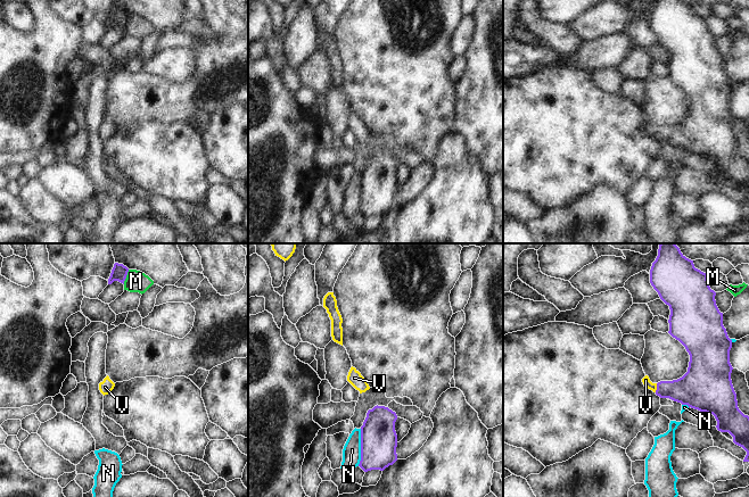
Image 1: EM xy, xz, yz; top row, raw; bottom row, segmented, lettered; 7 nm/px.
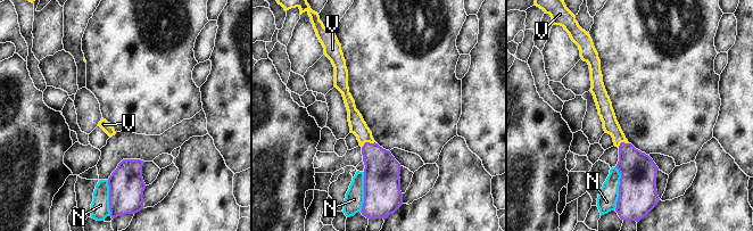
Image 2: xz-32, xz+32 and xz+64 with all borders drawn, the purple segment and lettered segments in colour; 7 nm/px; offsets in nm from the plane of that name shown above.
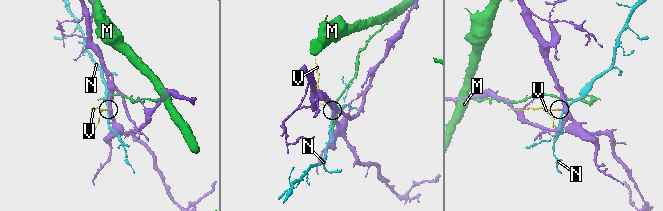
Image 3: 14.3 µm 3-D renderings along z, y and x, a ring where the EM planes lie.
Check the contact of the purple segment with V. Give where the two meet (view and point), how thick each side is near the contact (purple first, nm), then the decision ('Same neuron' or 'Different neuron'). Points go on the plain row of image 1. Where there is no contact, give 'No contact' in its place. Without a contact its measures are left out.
Touches purple at yz (657, 133). Thickness 240 nm (purple) against 60 nm. Same neuron

